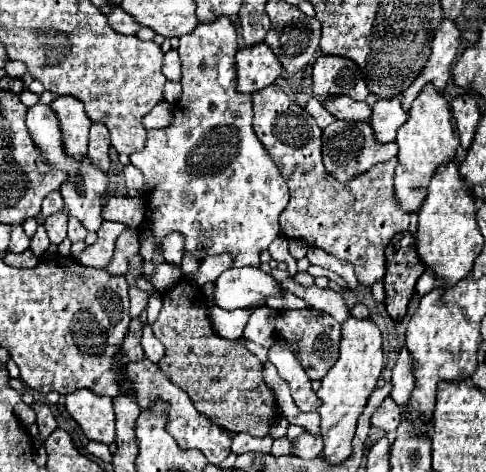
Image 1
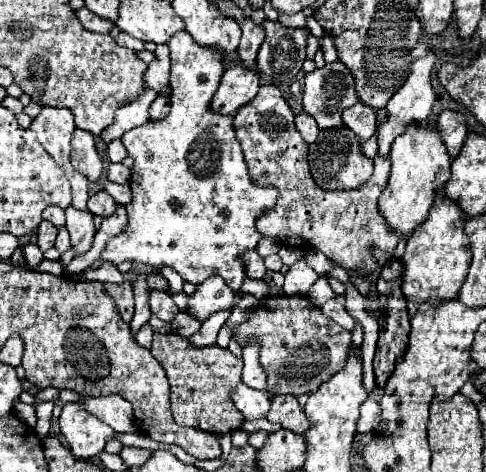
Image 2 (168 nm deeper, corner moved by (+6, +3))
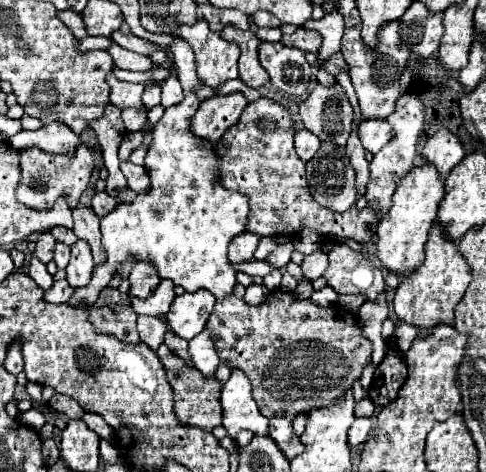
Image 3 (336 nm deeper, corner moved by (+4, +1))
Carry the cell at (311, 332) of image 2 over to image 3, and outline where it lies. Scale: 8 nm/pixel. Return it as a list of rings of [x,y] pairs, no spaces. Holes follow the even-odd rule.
[[[274,290],[258,306],[248,306],[234,294],[230,298],[216,300],[216,306],[206,322],[212,332],[220,360],[228,360],[230,366],[238,366],[252,382],[254,400],[264,416],[286,414],[294,418],[298,412],[308,412],[312,406],[330,406],[334,398],[342,396],[342,390],[352,388],[352,382],[360,378],[362,368],[370,362],[372,344],[362,334],[356,316],[341,308],[323,308],[312,300],[296,300],[292,293]]]

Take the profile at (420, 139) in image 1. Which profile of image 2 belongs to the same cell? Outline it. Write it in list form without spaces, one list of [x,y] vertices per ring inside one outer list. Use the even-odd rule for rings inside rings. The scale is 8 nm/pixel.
[[[412,126],[406,134],[398,136],[392,144],[390,152],[392,172],[386,190],[382,192],[378,200],[380,214],[384,216],[386,224],[392,226],[398,238],[408,238],[428,216],[436,192],[444,188],[444,184],[450,178],[450,156],[444,148],[442,138],[438,136],[436,128],[424,126]]]

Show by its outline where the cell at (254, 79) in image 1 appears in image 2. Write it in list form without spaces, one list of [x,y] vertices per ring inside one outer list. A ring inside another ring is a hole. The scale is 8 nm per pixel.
[[[232,66],[224,72],[220,88],[216,90],[210,108],[220,114],[234,116],[240,106],[248,104],[258,94],[258,70]]]

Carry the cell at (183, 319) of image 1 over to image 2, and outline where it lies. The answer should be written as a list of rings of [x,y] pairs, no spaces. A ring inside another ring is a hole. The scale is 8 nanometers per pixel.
[[[154,334],[152,356],[162,364],[170,380],[170,410],[180,426],[192,426],[212,434],[234,432],[244,424],[244,416],[234,408],[230,400],[230,390],[240,384],[242,360],[236,358],[230,350],[218,346],[194,348],[188,338],[172,334]]]

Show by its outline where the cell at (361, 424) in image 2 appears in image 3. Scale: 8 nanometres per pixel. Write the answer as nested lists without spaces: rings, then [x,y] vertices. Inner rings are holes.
[[[364,416],[364,418],[356,418],[356,422],[352,424],[352,428],[348,430],[348,444],[350,446],[356,446],[356,444],[362,444],[370,430],[372,430],[372,422],[374,422],[374,416]]]

